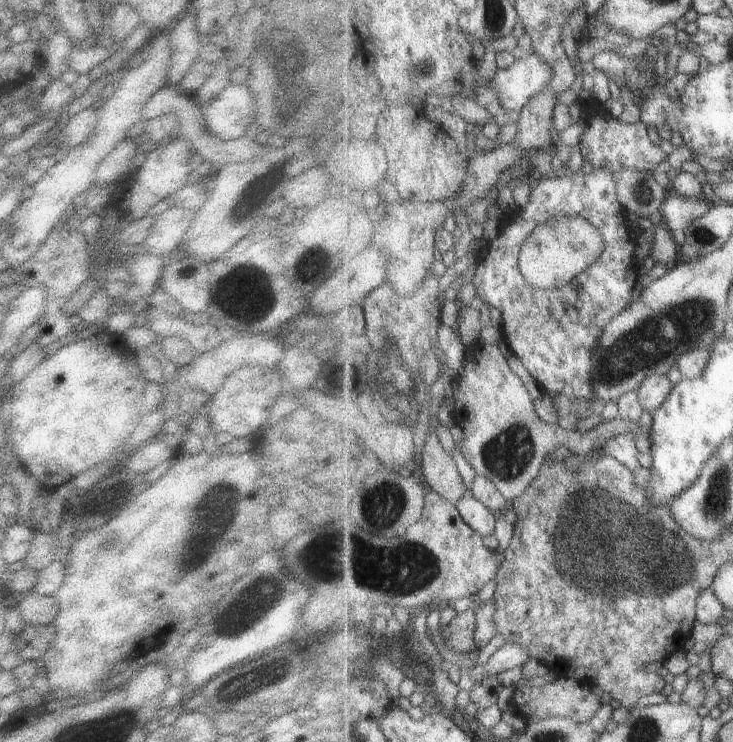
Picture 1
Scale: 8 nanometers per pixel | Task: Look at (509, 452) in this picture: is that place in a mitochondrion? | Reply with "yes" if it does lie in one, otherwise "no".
yes

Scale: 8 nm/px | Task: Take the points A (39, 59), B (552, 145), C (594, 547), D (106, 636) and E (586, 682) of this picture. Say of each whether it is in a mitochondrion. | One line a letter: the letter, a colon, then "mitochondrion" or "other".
A: other
B: other
C: mitochondrion
D: other
E: other

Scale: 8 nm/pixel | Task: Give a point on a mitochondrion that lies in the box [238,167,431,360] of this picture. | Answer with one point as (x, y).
(317, 257)

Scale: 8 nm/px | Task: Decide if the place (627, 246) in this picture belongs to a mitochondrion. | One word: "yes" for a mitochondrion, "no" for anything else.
no

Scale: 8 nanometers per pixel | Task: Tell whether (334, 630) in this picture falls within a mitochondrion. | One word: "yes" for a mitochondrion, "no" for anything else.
no

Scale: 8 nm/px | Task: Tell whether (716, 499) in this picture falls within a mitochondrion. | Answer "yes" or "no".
yes

